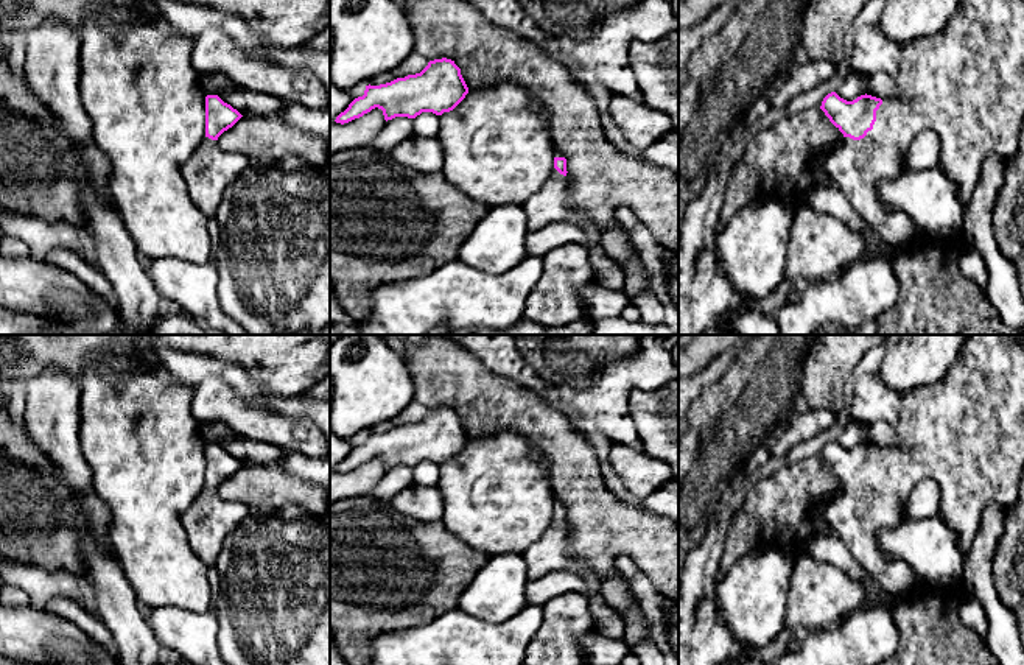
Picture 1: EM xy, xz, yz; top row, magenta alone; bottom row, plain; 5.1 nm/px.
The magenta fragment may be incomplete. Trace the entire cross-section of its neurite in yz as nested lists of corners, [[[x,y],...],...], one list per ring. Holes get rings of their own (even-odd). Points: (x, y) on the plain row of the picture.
[[[968,335],[956,363],[932,385],[898,392],[871,374],[861,377],[853,392],[851,419],[865,427],[887,420],[903,444],[881,449],[865,442],[847,450],[836,441],[828,442],[820,458],[845,487],[823,515],[853,558],[893,600],[900,600],[914,587],[915,576],[906,561],[884,558],[878,534],[907,517],[903,508],[921,480],[931,478],[940,486],[937,515],[956,531],[963,556],[971,550],[985,505],[994,501],[1008,508],[1021,494],[1024,335]]]

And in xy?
[[[218,444],[205,445],[205,486],[185,511],[182,522],[193,551],[207,567],[216,565],[226,534],[233,531],[251,511],[247,505],[226,501],[218,495],[218,486],[241,466]]]

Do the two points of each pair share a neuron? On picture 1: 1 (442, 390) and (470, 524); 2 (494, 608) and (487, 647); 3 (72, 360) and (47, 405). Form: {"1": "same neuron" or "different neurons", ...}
{"1": "different neurons", "2": "different neurons", "3": "different neurons"}

